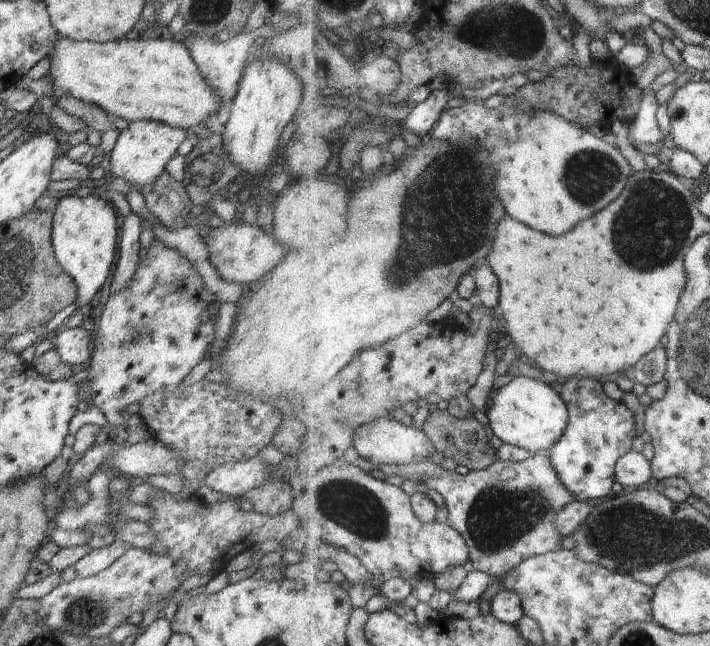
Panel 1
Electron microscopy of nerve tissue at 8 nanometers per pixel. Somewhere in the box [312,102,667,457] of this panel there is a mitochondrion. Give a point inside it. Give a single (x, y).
(456, 191)

